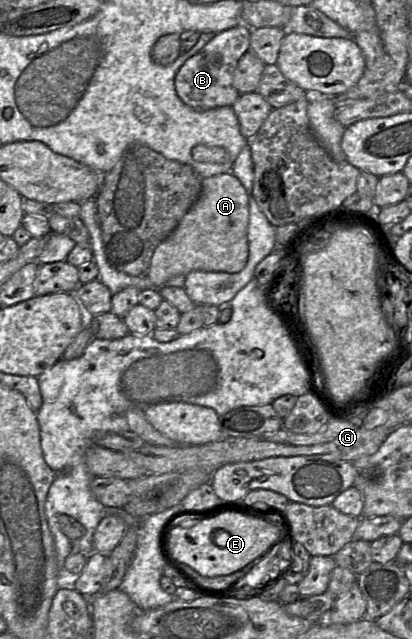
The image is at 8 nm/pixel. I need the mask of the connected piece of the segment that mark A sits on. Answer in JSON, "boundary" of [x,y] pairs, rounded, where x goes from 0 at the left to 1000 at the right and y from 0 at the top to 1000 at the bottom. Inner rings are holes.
{"boundary":[[[561,269],[495,279],[473,319],[371,396],[357,430],[371,449],[473,423],[583,426],[604,402],[602,352],[604,313],[585,283]]]}

